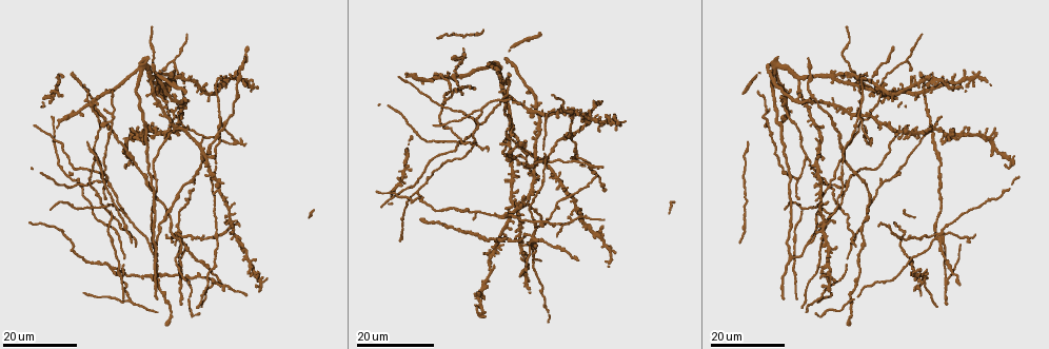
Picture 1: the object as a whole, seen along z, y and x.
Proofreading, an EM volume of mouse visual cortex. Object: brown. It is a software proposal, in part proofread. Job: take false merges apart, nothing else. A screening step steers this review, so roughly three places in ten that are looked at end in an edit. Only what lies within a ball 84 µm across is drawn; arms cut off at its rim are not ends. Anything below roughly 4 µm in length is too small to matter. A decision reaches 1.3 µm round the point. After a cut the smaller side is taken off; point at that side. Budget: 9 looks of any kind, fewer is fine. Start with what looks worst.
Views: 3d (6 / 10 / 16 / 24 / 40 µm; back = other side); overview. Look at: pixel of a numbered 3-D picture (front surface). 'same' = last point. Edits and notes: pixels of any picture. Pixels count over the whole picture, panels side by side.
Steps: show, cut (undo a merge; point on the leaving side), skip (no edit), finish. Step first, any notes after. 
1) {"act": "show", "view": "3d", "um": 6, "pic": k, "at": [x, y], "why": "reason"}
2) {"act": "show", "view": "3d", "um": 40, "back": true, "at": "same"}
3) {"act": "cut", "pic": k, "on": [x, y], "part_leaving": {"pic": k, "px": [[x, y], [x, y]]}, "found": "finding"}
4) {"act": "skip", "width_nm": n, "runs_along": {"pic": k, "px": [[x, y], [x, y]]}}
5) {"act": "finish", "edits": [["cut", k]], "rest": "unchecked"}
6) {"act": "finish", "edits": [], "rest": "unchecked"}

{"act": "show", "view": "3d", "um": 16, "pic": 1, "at": [440, 76], "why": "four arms meet"}

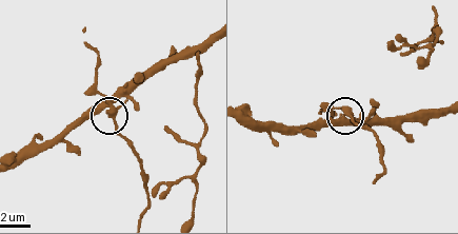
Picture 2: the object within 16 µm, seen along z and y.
{"act": "show", "view": "3d", "um": 6, "pic": 2, "at": [348, 111]}

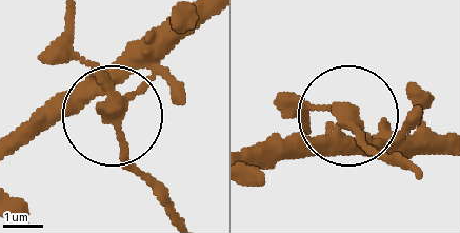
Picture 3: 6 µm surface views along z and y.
{"act": "skip", "arms": 4, "runs_along": {"pic": 3, "px": [[441, 137], [381, 140], [351, 127], [263, 157]]}, "found": "one neuron here"}

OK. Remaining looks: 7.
{"act": "show", "view": "3d", "um": 24, "pic": 1, "at": [109, 120], "why": "a fork"}

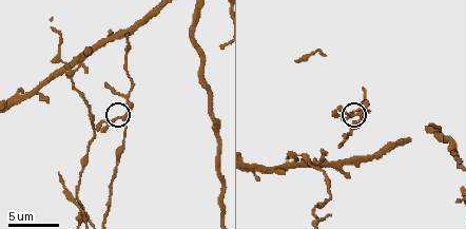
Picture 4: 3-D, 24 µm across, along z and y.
{"act": "show", "view": "3d", "um": 6, "pic": 4, "at": [122, 116]}

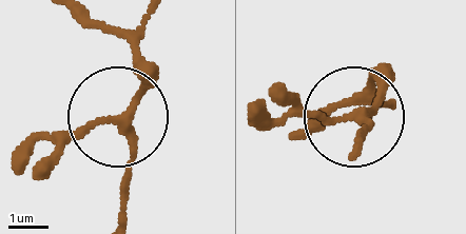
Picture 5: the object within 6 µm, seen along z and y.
{"act": "skip", "width_nm": 200, "runs_along": {"pic": 5, "px": [[120, 211], [131, 160], [123, 110], [140, 80], [134, 42]]}, "found": "continuous, no second neuron"}

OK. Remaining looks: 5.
{"act": "show", "view": "3d", "um": 24, "pic": 1, "at": [872, 115], "why": "four arms meet"}

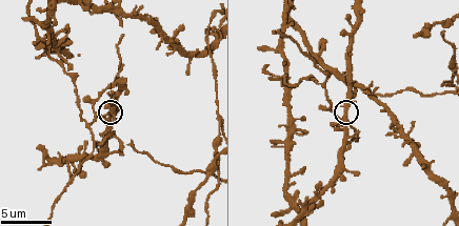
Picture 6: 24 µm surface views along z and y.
{"act": "show", "view": "3d", "um": 10, "pic": 6, "at": [345, 107]}

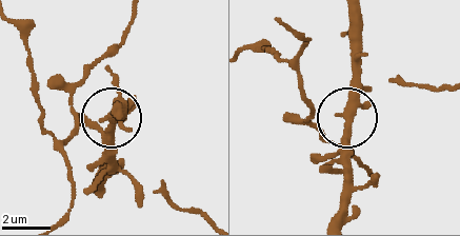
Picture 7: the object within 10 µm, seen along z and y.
{"act": "skip", "found": "one neuron here"}

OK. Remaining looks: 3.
{"act": "show", "view": "3d", "um": 24, "pic": 1, "at": [220, 120], "why": "side arm on a straight run"}

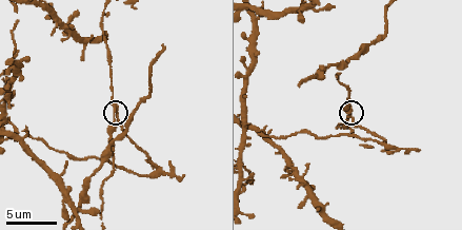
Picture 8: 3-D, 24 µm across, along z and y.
{"act": "show", "view": "3d", "um": 10, "pic": 8, "at": [114, 106]}

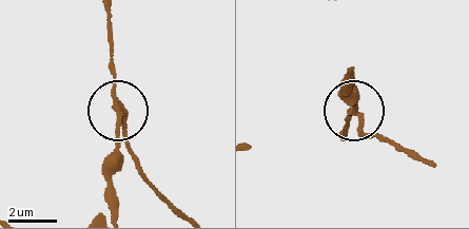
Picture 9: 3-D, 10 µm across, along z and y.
{"act": "show", "view": "3d", "um": 10, "back": true, "pic": 9, "at": [355, 108]}

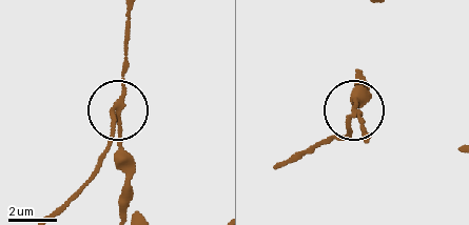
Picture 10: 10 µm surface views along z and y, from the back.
{"act": "cut", "pic": 10, "on": [111, 133], "width_nm": 180, "part_leaving": {"pic": 10, "px": [[118, 103], [102, 161], [58, 209]]}, "found": "a second neuron is stuck on"}

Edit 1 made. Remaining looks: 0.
{"act": "finish", "edits": [["cut", 10]], "rest": "unchecked"}

